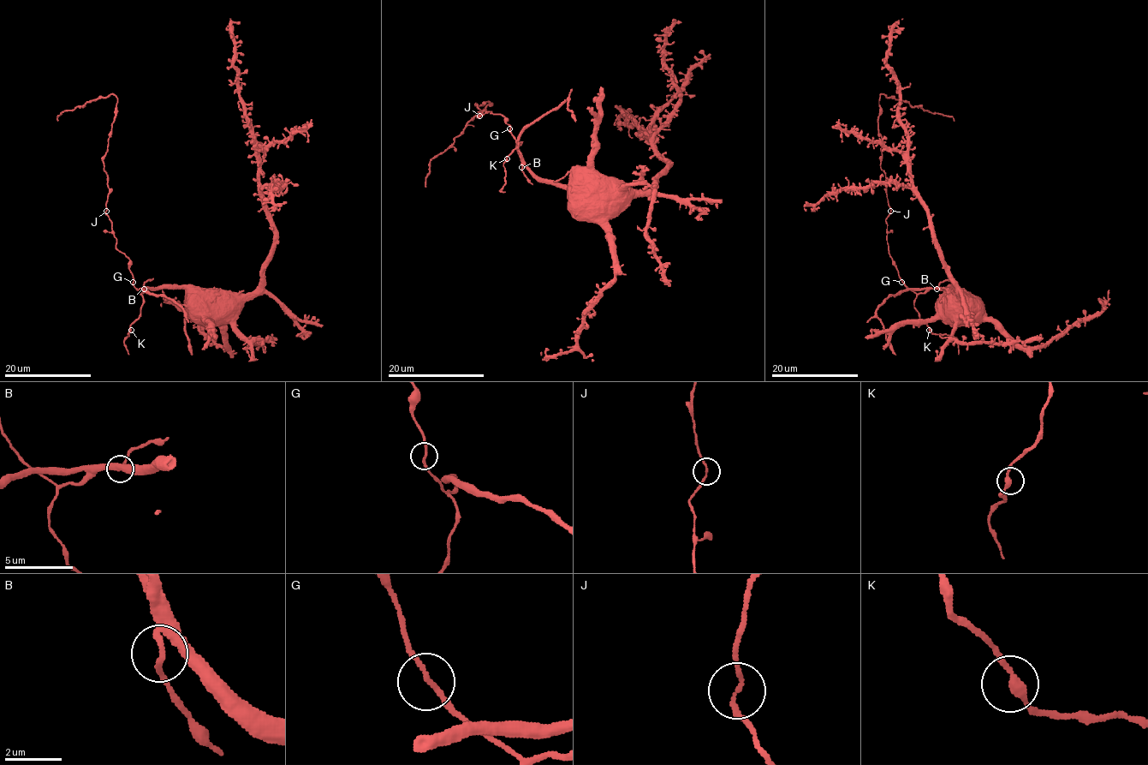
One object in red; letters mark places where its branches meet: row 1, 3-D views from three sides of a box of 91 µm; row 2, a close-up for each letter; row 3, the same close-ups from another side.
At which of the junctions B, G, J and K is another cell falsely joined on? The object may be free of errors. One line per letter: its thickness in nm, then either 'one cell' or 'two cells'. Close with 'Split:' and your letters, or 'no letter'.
B: 220 nm thick; one cell
G: 160 nm thick; one cell
J: 150 nm thick; one cell
K: 280 nm thick; one cell
Split: no letter

